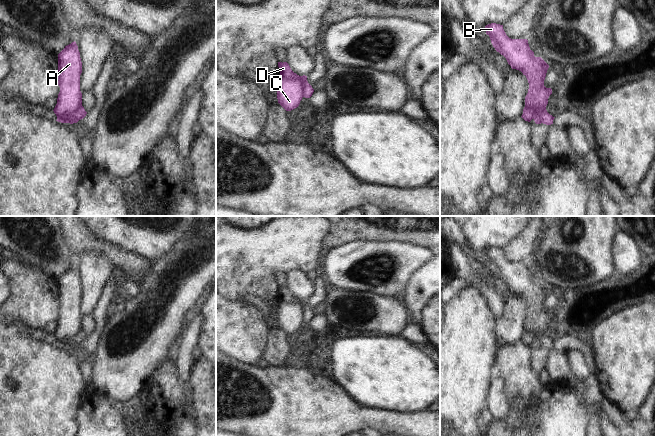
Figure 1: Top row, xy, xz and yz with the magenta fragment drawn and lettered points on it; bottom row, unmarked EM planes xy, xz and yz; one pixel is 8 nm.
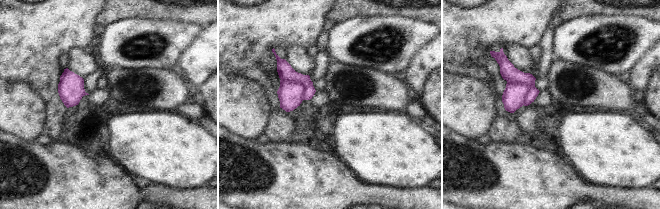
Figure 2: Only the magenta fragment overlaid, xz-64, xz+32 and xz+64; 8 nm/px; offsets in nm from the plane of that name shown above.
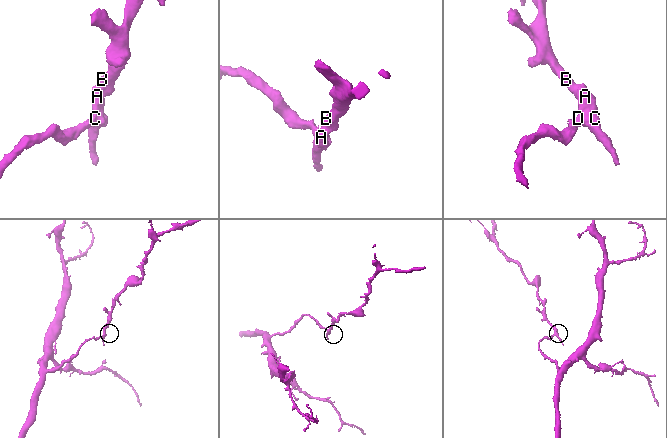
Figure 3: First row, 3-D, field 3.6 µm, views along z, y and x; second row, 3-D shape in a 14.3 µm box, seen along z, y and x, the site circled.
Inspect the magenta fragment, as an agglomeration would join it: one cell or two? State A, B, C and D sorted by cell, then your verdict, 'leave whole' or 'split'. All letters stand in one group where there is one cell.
groups A B C / D; split

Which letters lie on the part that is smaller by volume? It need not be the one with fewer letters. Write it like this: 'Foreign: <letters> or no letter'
Foreign: A, B, C

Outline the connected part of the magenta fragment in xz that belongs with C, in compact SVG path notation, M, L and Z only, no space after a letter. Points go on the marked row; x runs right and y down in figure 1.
M281 77L277 87L278 103L286 110L291 111L297 108L303 98L303 83L301 77Z

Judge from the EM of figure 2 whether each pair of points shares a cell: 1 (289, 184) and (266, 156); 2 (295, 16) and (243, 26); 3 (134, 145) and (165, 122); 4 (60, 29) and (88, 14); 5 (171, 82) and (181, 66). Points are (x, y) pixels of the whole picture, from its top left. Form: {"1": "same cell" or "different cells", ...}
{"1": "same cell", "2": "same cell", "3": "same cell", "4": "same cell", "5": "different cells"}

